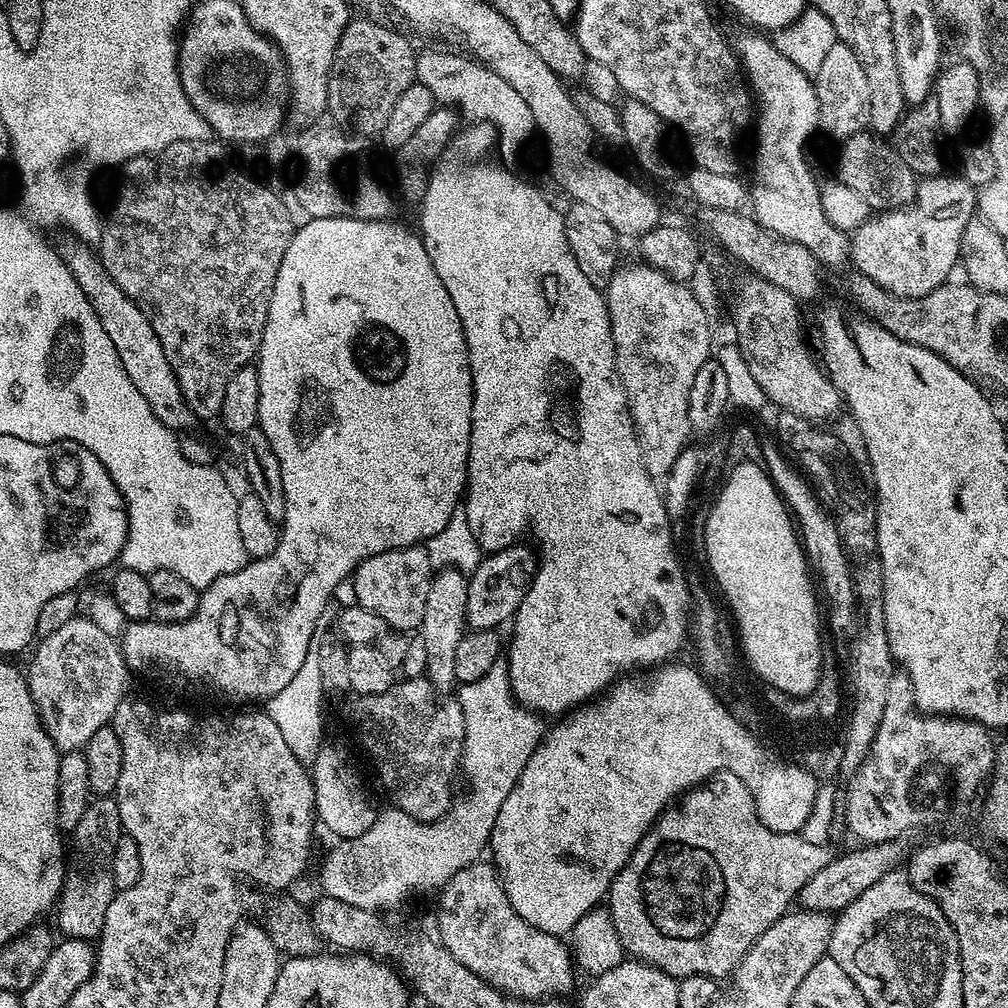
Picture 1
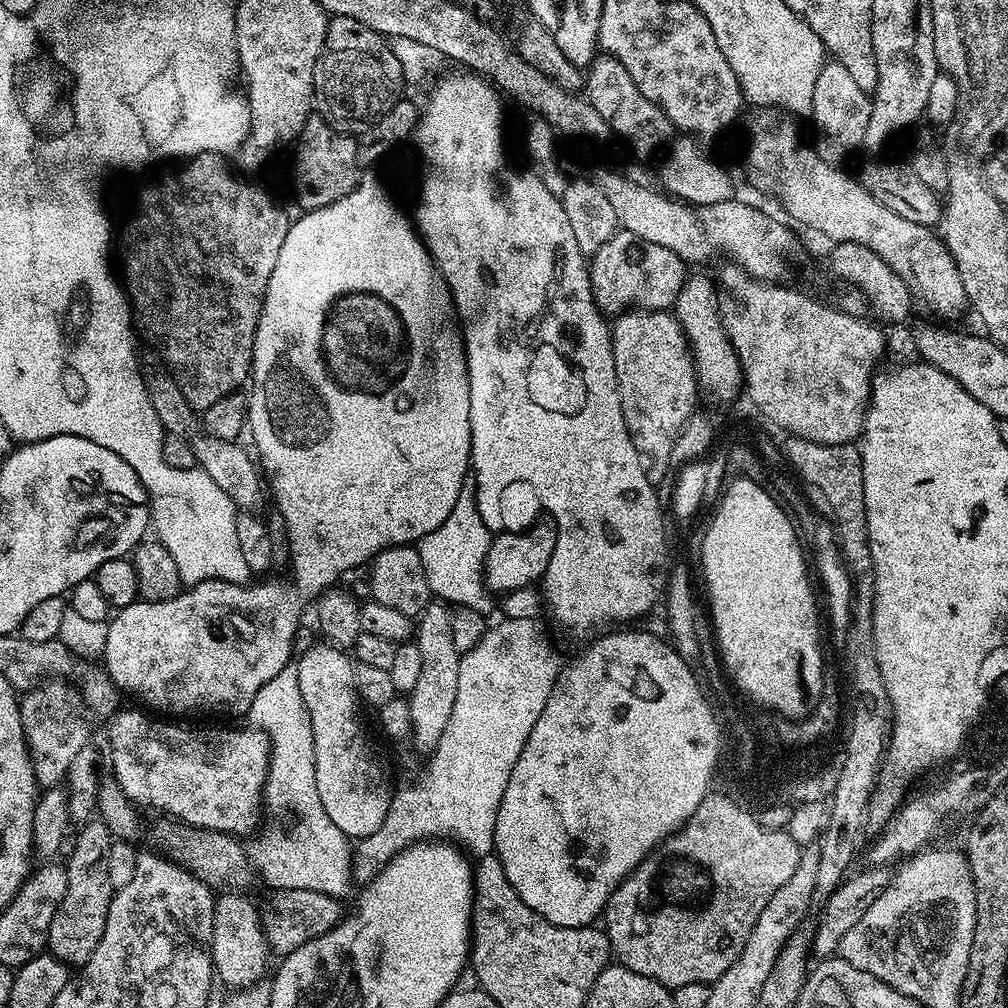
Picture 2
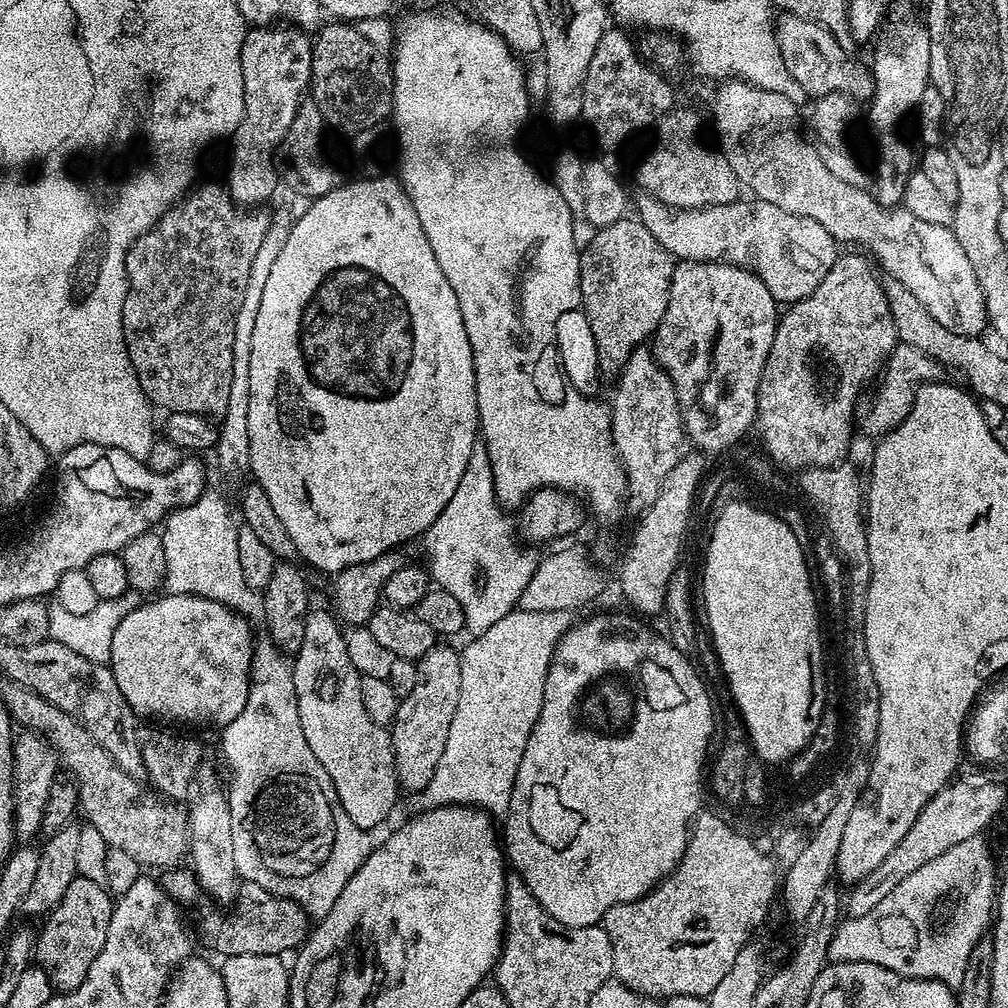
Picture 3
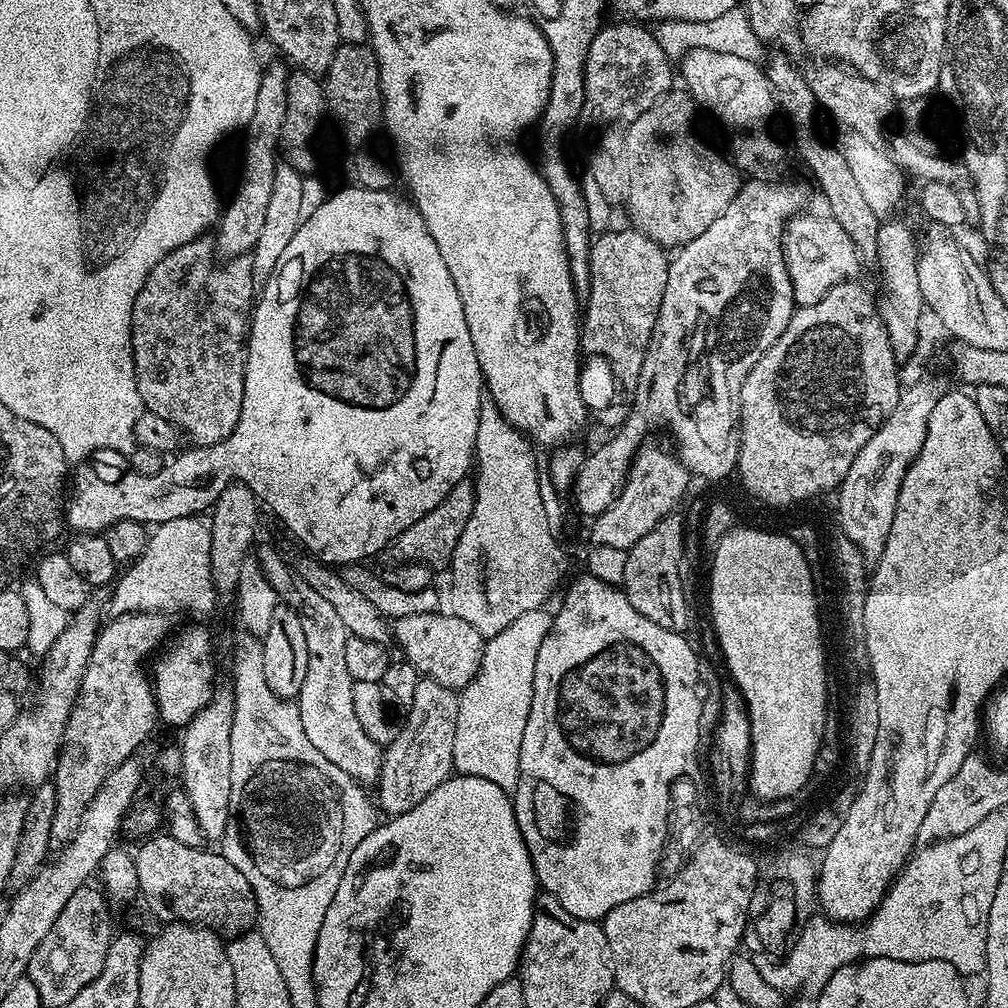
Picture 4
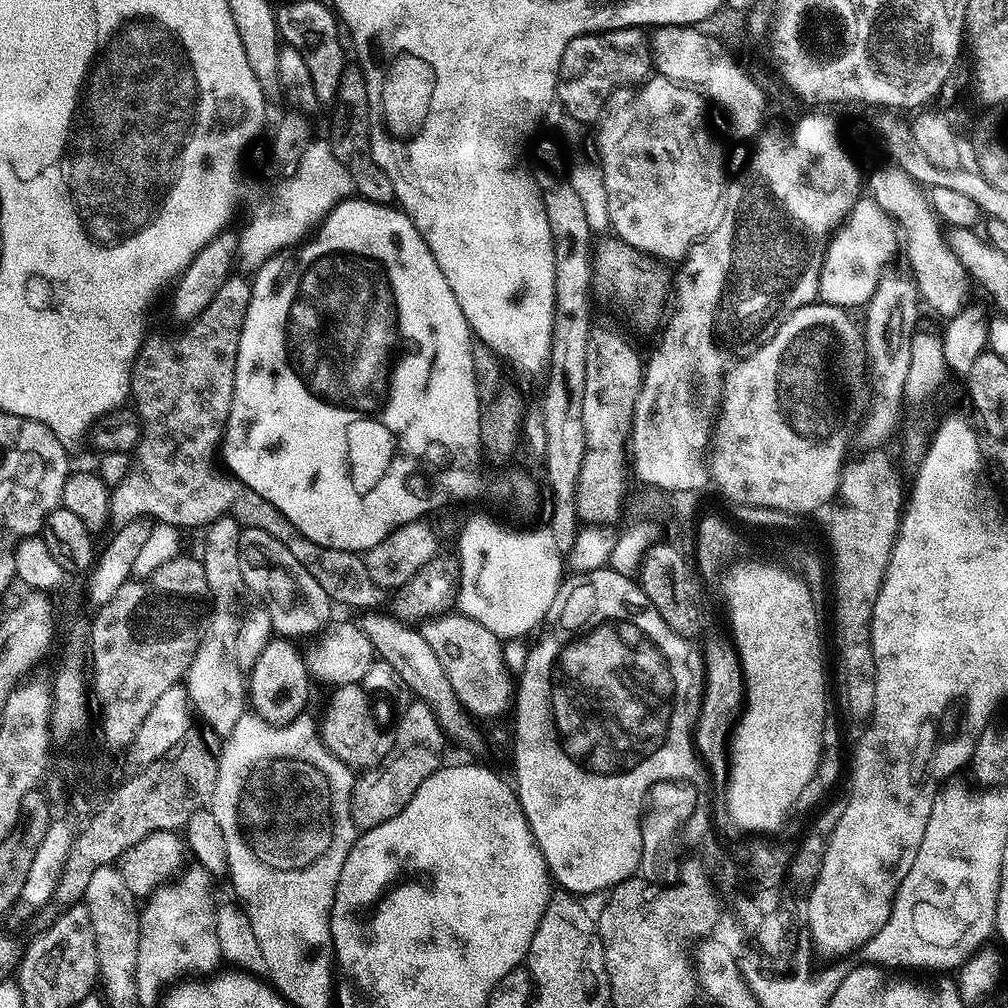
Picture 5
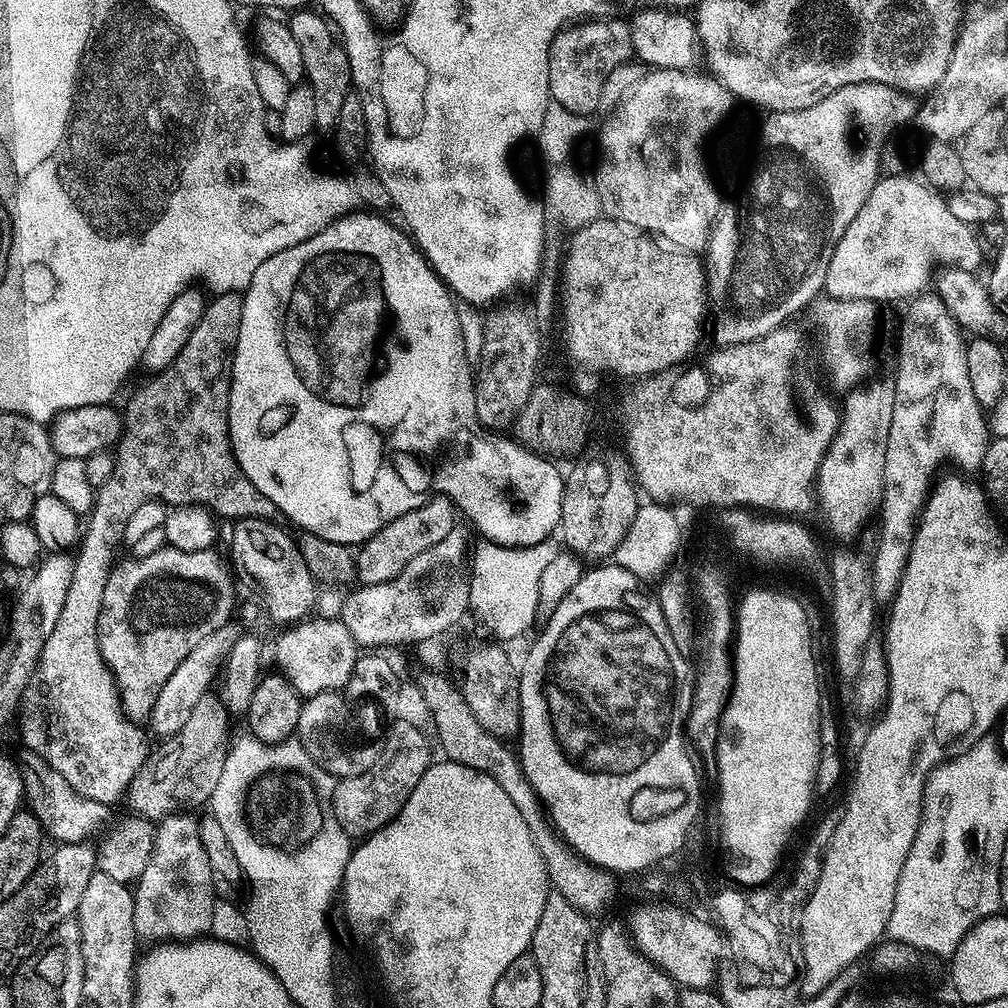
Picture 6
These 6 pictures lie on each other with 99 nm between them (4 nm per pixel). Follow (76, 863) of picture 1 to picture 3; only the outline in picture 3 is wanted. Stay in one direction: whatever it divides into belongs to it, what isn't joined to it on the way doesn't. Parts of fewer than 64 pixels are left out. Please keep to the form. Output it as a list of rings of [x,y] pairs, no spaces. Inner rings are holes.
[[[77,874],[70,886],[66,886],[62,902],[47,913],[48,925],[37,933],[35,961],[48,974],[57,991],[70,992],[80,986],[106,942],[114,900],[107,887],[99,879],[96,880]]]

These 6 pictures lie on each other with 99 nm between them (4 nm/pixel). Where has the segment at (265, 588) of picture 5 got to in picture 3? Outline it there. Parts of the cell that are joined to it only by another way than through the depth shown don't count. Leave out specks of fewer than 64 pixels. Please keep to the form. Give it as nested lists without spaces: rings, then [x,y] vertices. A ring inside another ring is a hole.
[[[313,607],[306,616],[305,634],[300,649],[294,656],[292,677],[298,698],[298,718],[302,722],[302,734],[306,734],[310,750],[314,750],[314,758],[318,758],[318,762],[322,762],[322,767],[326,769],[326,774],[330,774],[338,802],[342,810],[346,810],[354,826],[373,830],[391,814],[392,807],[396,804],[396,795],[401,795],[402,792],[400,781],[396,779],[392,737],[387,727],[376,724],[374,718],[366,714],[366,705],[362,702],[361,674],[354,662],[350,662],[350,654],[346,654],[344,632],[336,616],[327,607]]]

